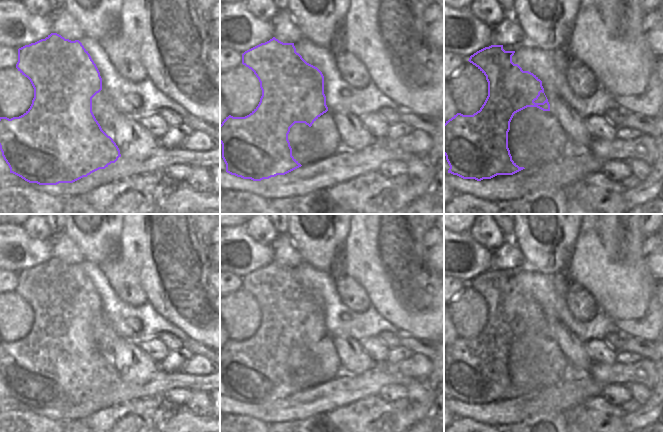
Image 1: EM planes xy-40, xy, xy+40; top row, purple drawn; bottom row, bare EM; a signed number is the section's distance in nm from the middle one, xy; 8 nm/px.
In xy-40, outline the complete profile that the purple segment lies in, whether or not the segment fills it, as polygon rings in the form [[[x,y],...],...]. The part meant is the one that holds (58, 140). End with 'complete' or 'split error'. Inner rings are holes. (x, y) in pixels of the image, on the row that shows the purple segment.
[[[51,33],[45,39],[19,48],[16,68],[30,80],[34,98],[23,115],[11,119],[0,117],[0,150],[10,173],[39,185],[73,183],[99,169],[105,169],[121,157],[118,146],[102,130],[92,112],[92,98],[102,90],[102,78],[79,40],[71,41]]]; complete

